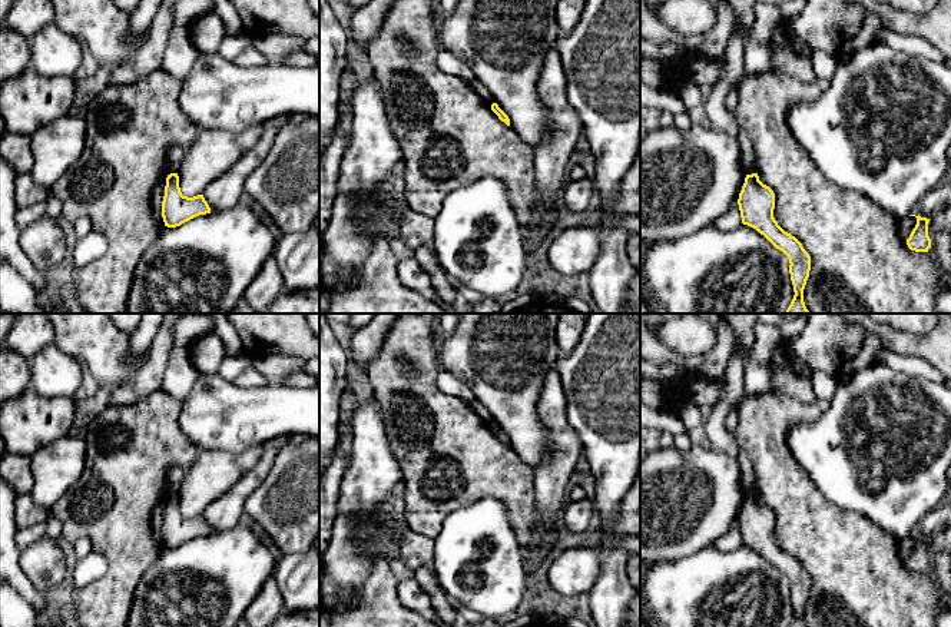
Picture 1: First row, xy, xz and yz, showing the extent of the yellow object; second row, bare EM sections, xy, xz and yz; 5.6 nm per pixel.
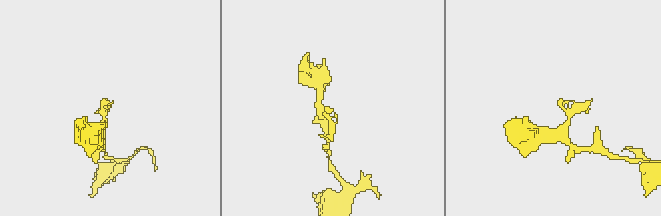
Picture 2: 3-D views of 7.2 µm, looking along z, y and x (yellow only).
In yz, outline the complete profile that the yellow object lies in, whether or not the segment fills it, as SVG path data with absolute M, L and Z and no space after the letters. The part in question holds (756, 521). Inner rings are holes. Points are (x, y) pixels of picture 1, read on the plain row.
M758 494L746 495L738 520L742 544L756 550L789 580L793 620L789 627L805 627L803 610L809 598L811 577L802 564L785 553L773 538L775 514L759 501Z

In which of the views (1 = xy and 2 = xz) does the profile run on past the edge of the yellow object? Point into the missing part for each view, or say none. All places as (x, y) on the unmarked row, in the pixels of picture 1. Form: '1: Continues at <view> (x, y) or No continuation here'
1: No continuation here
2: No continuation here

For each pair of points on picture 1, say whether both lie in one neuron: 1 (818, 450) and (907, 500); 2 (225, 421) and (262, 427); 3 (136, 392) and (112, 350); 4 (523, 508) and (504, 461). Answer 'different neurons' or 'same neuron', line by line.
1: same neuron
2: same neuron
3: different neurons
4: same neuron

